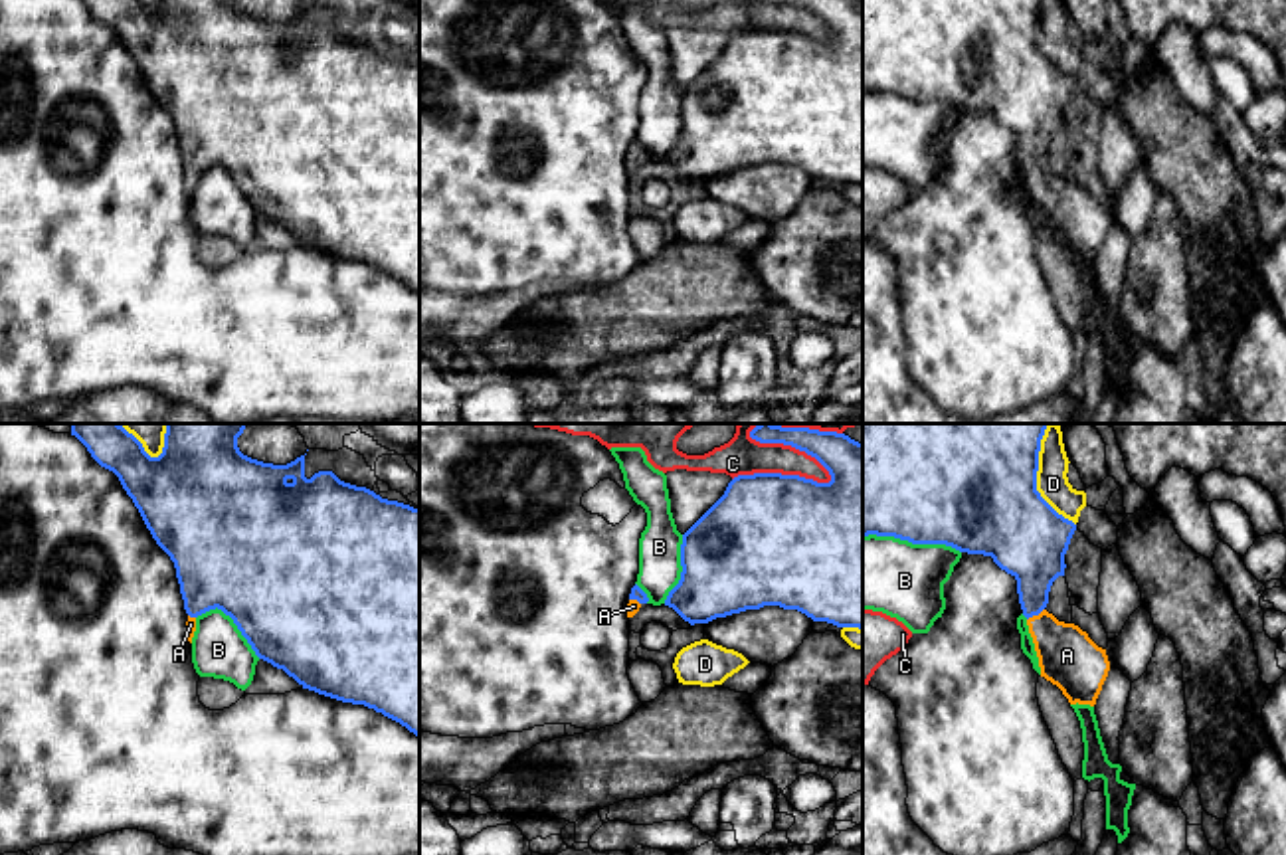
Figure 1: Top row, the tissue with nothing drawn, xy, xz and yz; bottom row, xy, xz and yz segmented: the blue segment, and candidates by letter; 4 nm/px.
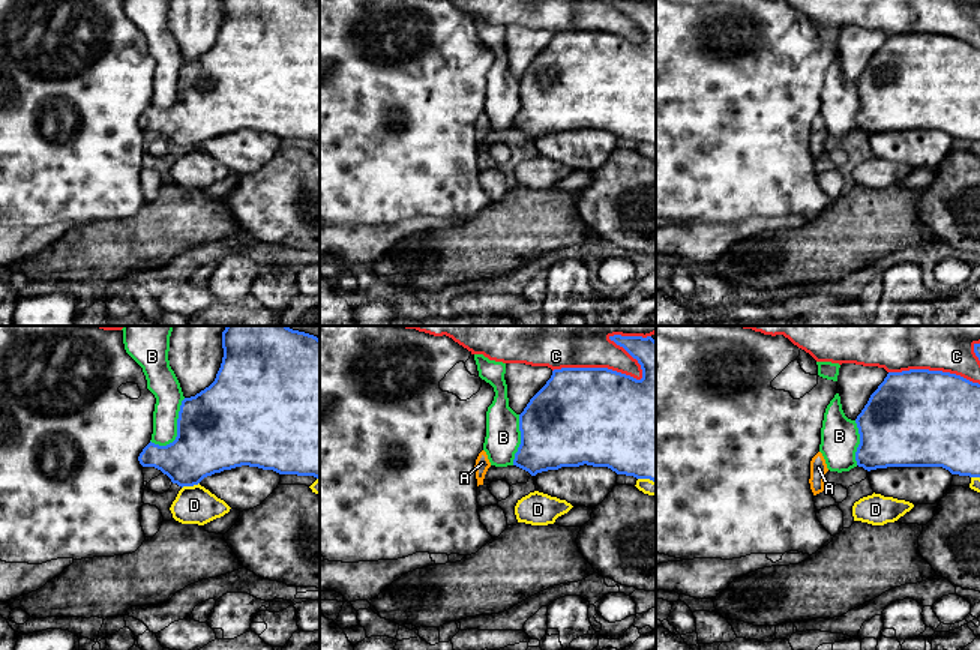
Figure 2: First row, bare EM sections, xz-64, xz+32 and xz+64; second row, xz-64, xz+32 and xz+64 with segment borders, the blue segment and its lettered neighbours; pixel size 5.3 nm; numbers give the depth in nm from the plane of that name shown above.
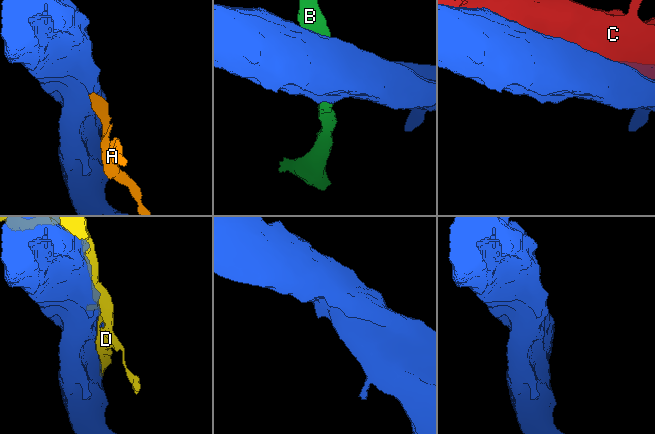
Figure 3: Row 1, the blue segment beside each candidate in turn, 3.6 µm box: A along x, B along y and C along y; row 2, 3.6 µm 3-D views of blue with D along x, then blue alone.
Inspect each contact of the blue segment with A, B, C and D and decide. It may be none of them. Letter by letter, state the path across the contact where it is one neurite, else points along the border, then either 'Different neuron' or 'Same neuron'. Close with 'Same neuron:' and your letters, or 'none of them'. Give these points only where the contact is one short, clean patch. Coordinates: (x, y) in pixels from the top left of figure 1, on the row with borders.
A: Path across: yz (1033, 553), (1035, 614), (1067, 656). Same neuron
B: Different neuron
C: Different neuron
D: Different neuron
Same neuron: A

